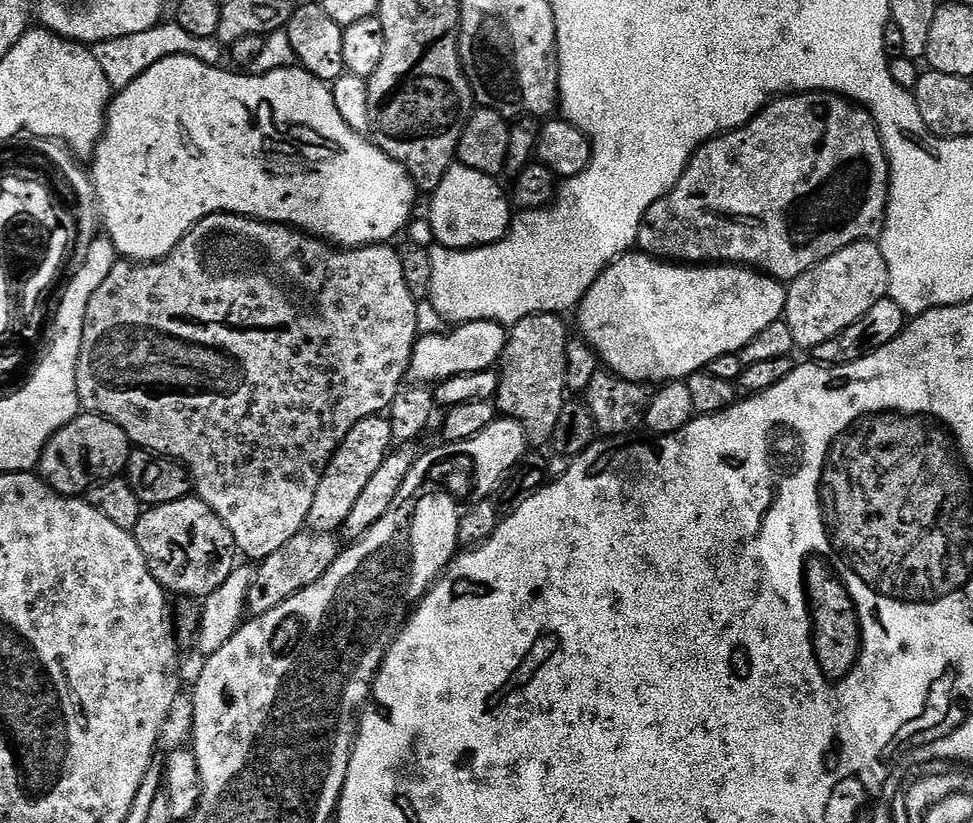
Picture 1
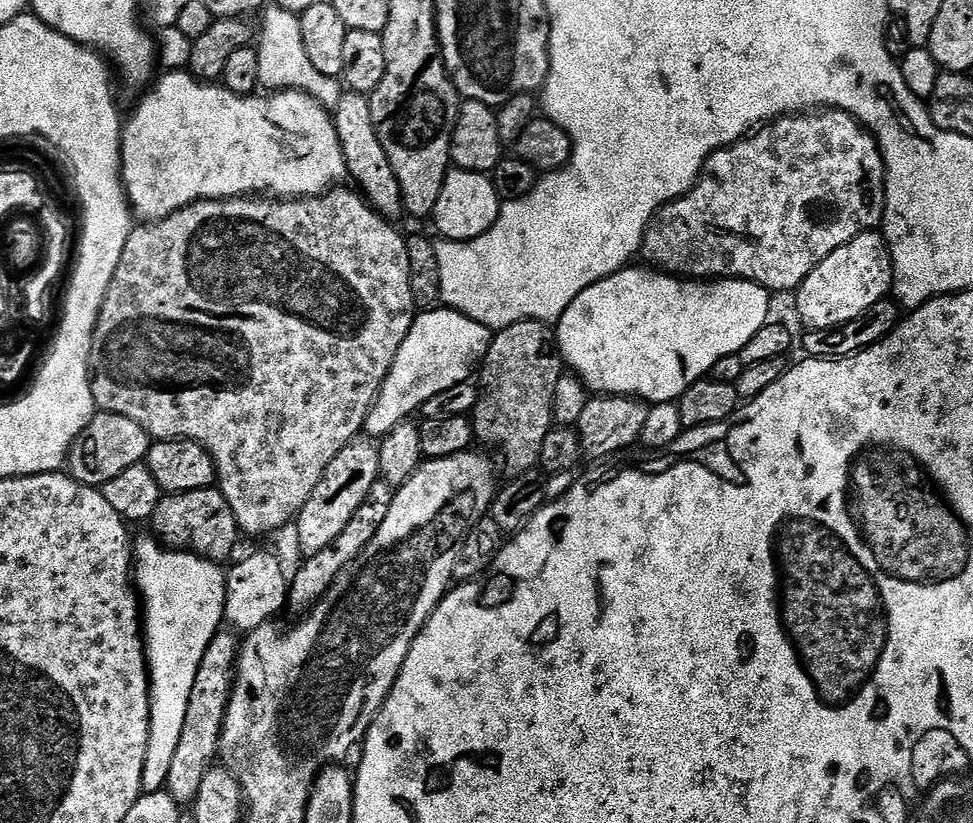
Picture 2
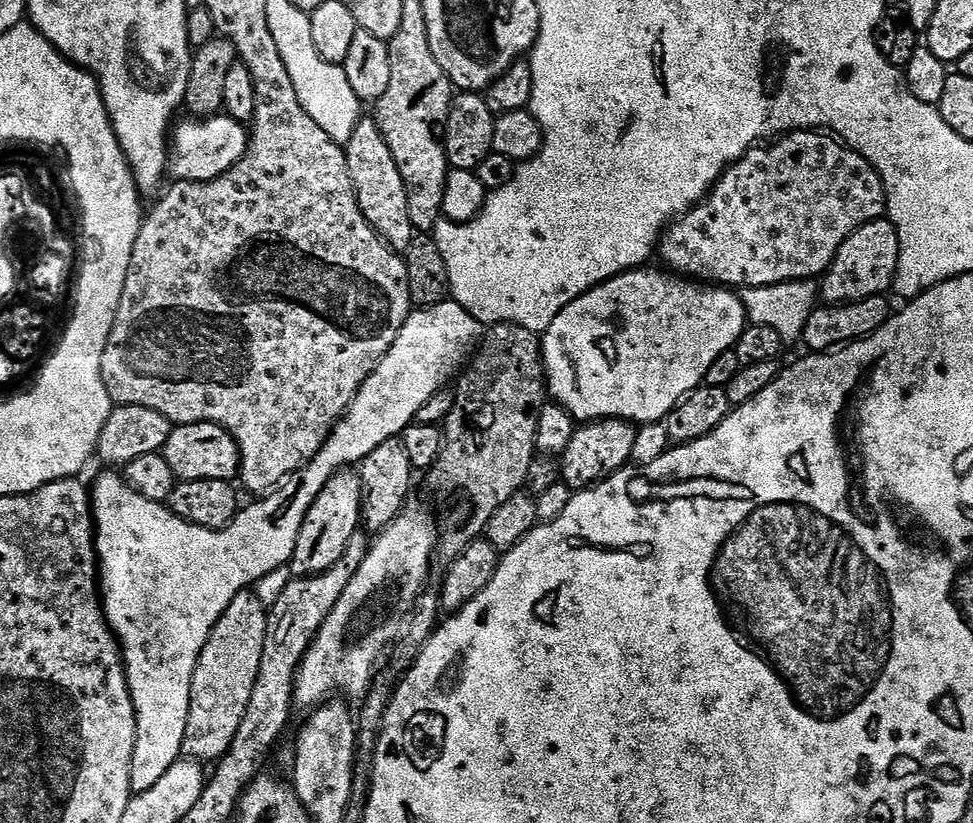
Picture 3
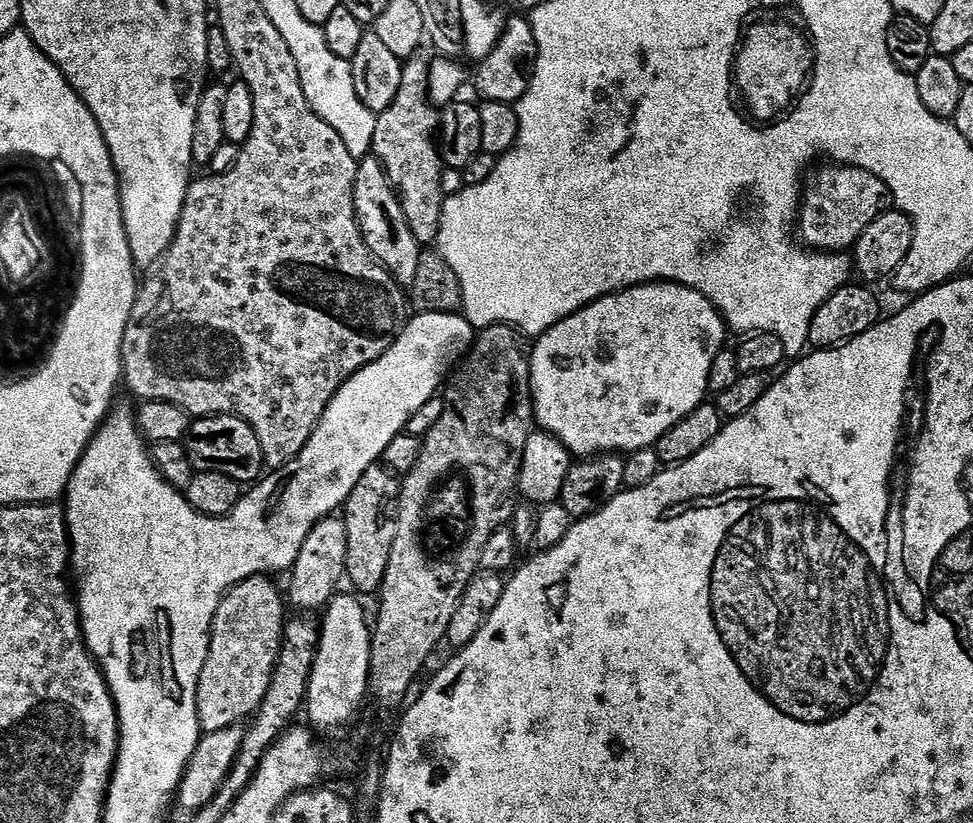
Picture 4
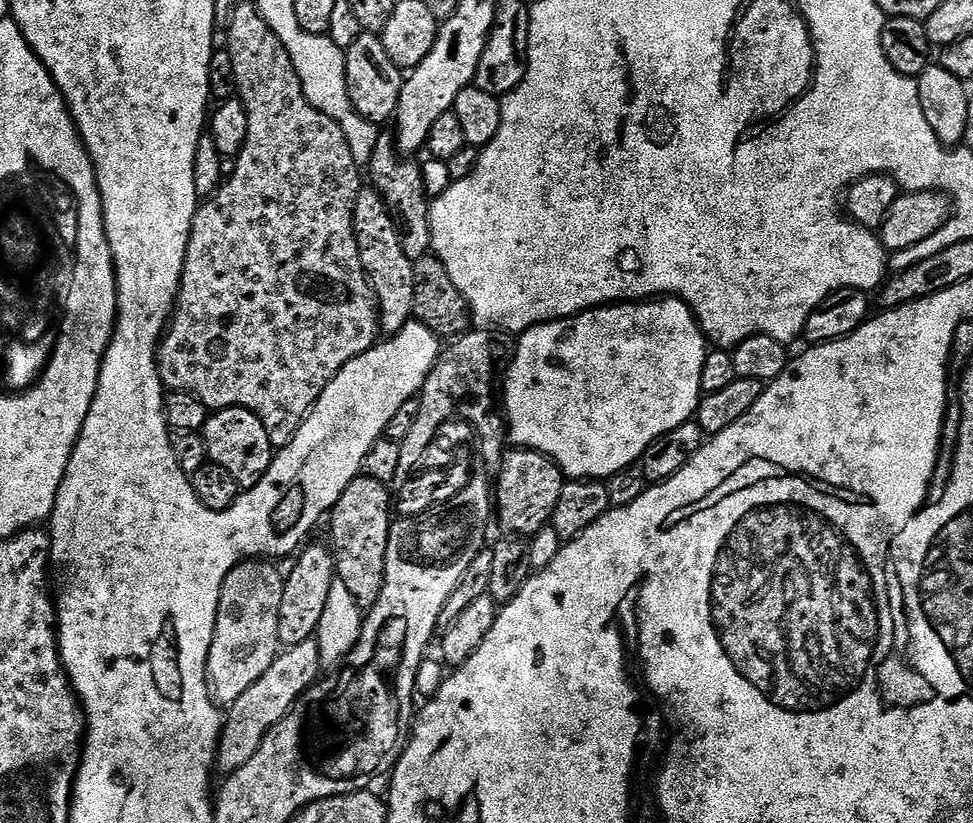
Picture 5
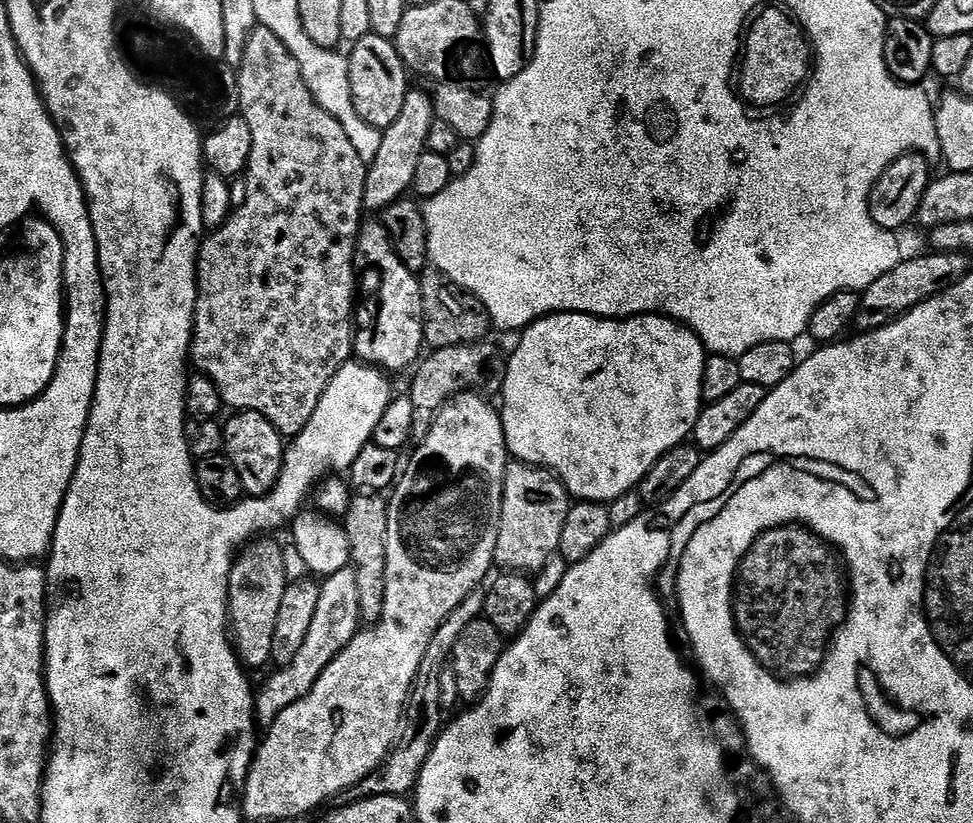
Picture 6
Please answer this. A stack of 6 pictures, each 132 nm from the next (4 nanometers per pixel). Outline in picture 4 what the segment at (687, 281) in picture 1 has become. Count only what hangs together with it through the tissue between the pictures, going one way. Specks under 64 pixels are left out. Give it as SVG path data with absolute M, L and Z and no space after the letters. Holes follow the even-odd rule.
M657 282L603 296L573 316L559 320L530 348L527 383L532 383L532 412L543 431L558 438L576 458L627 454L651 448L709 395L710 362L725 347L724 317L698 290Z

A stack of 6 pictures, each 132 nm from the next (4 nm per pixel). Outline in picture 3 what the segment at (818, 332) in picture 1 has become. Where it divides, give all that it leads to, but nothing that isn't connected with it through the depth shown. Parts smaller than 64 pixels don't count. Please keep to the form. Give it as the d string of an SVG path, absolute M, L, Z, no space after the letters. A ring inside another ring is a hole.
M881 218L862 226L838 250L834 262L822 277L818 292L823 303L828 306L851 304L855 300L865 300L871 296L883 296L895 285L900 243L898 230L891 220Z

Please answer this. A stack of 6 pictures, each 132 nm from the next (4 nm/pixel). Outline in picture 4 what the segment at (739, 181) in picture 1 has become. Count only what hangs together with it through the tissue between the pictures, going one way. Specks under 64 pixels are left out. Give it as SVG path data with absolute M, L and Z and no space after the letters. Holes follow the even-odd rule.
M829 163L827 167L818 169L812 177L809 175L803 185L798 236L809 249L843 253L855 245L862 230L866 230L874 218L889 211L890 197L886 182L882 182L882 178L874 178L874 174L866 170L852 168L848 164Z

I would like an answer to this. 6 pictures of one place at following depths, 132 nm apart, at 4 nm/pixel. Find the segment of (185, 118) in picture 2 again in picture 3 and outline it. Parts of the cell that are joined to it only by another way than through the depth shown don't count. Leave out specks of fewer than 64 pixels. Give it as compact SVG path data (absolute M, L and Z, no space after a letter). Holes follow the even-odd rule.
M227 114L209 116L206 120L188 118L185 121L185 124L177 123L170 136L170 172L173 177L176 175L177 181L213 180L235 168L236 163L246 154L250 139L249 129L236 120L231 120Z

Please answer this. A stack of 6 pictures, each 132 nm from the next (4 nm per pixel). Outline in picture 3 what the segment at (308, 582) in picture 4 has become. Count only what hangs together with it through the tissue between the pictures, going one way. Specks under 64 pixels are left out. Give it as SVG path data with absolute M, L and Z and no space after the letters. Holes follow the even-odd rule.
M345 470L336 473L306 514L290 561L293 577L318 576L330 570L346 554L348 543L361 527L363 506L364 483L360 480L359 471Z

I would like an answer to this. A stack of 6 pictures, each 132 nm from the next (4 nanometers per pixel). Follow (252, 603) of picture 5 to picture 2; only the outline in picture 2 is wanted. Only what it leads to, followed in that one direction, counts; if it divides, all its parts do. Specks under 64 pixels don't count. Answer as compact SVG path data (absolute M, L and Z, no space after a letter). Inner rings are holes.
M221 630L216 633L206 654L202 654L202 666L198 666L194 690L190 690L190 706L186 706L186 726L182 726L178 750L170 761L170 774L166 785L168 795L181 806L191 805L195 801L205 772L218 756L220 731L224 725L224 715L232 693L234 669L240 655L241 641L238 636L236 640L235 635L237 636L237 633L232 630Z

